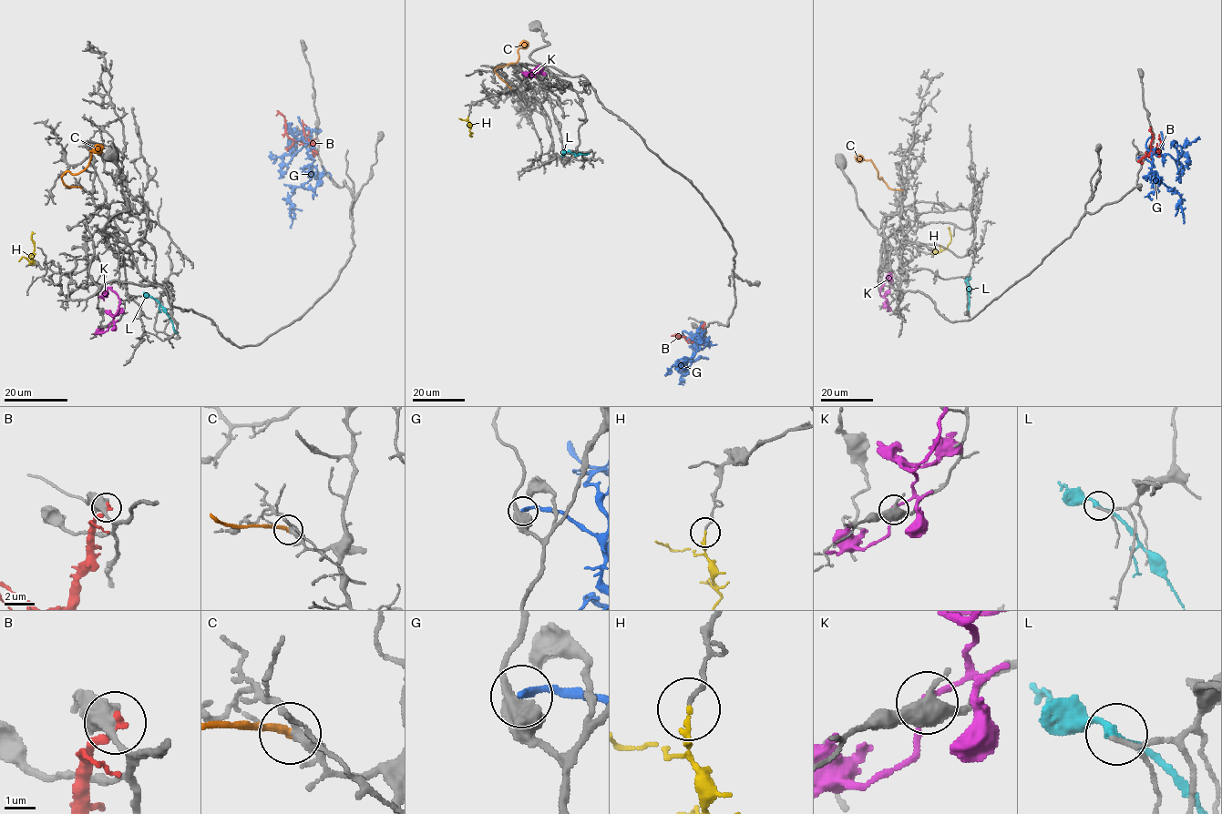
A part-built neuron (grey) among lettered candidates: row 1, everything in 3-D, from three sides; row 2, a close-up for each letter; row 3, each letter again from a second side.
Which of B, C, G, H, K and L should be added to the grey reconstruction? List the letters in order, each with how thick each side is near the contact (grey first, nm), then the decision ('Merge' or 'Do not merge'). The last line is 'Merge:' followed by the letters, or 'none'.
B: Thickness 460 nm (grey) against 320 nm. Do not merge
C: Thickness 280 nm (grey) against 320 nm. Do not merge
G: Thickness 500 nm (grey) against 280 nm. Do not merge
H: Thickness 120 nm (grey) against 150 nm. Merge
K: Thickness 440 nm (grey) against 180 nm. Do not merge
L: Thickness 100 nm (grey) against 240 nm. Do not merge
Merge: H

